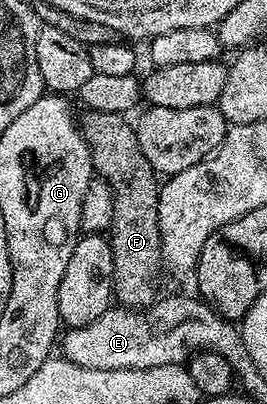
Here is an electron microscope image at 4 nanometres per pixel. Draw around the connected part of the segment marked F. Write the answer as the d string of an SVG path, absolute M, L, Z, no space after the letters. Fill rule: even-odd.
M86 111L84 118L80 119L79 127L84 134L85 141L88 144L88 148L91 150L92 164L94 171L109 184L112 190L113 202L112 202L112 220L109 223L107 229L107 239L112 247L113 256L113 293L114 299L122 306L131 310L140 310L142 308L149 307L156 303L157 294L155 294L155 282L153 278L156 276L160 268L163 268L163 254L161 248L161 231L159 230L159 218L158 218L158 194L160 192L159 178L150 162L147 161L146 155L143 154L142 147L139 146L139 140L134 125L125 116L117 114L108 114L103 111Z

